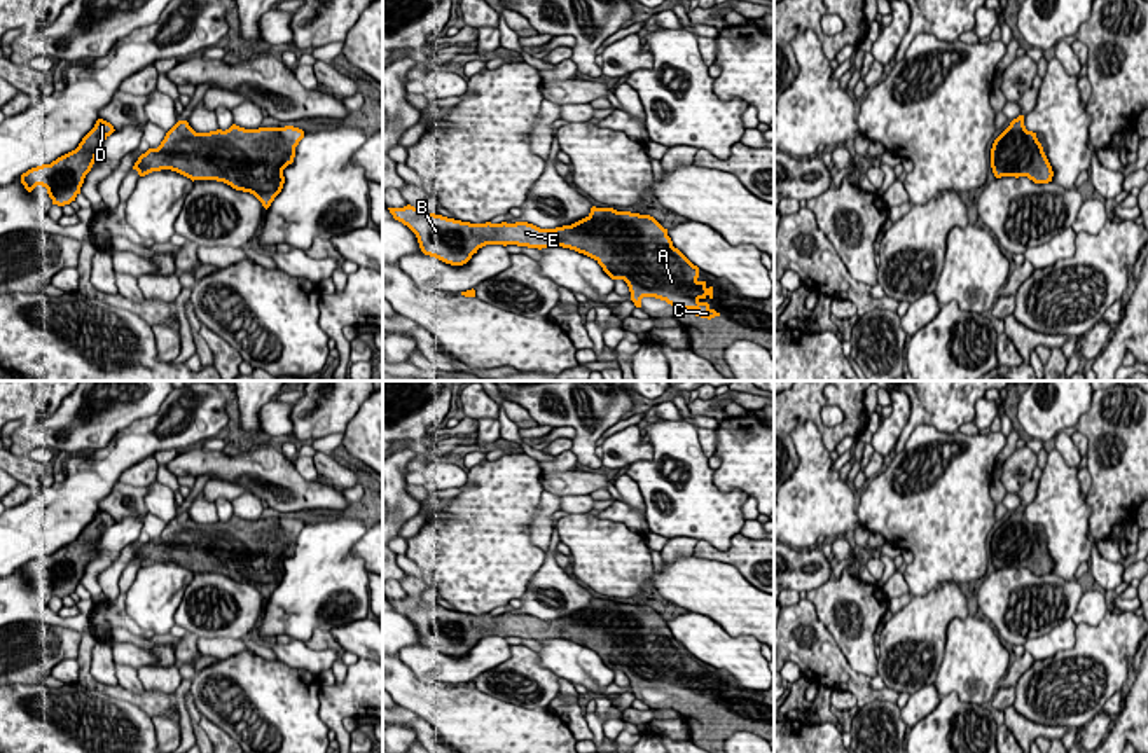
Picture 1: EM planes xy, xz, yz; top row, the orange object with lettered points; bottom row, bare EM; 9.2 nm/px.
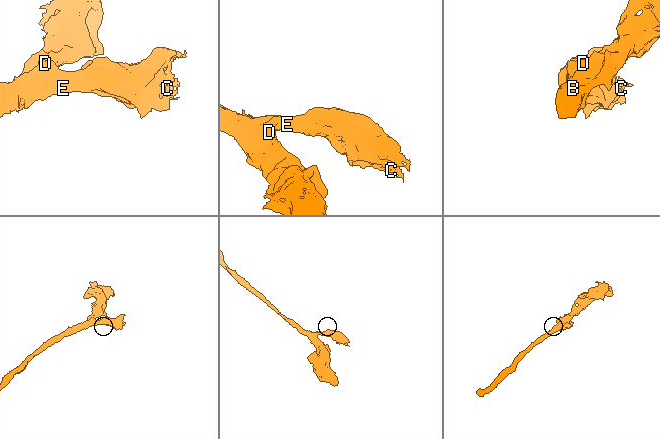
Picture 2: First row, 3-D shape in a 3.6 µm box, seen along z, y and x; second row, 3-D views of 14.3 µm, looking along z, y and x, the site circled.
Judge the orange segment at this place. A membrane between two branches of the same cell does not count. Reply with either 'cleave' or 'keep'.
keep

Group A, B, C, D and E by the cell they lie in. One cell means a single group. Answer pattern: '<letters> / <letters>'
A B C D E

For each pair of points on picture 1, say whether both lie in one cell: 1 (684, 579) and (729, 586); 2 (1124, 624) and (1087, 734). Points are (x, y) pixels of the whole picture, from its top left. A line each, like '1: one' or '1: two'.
1: one
2: two

